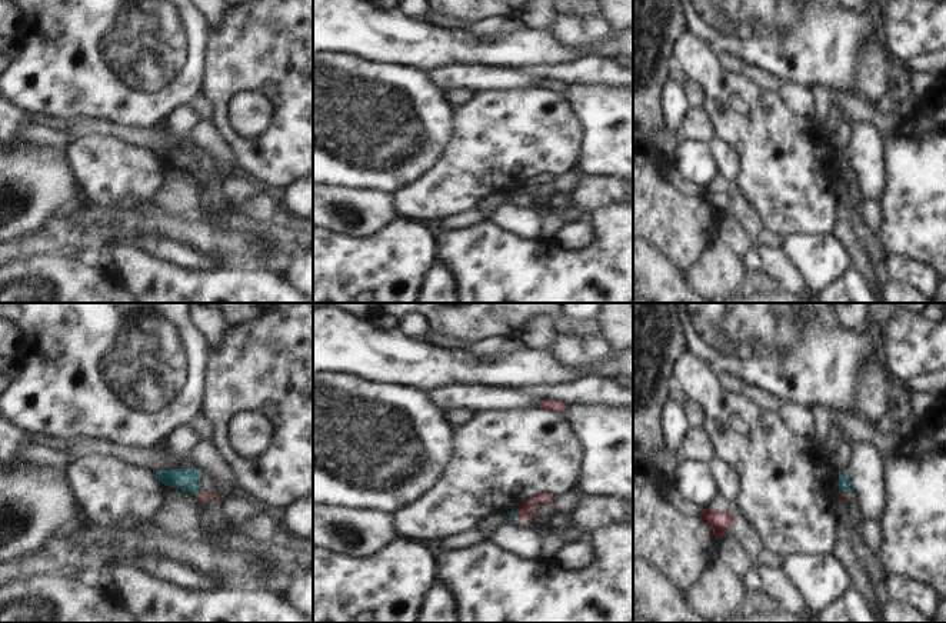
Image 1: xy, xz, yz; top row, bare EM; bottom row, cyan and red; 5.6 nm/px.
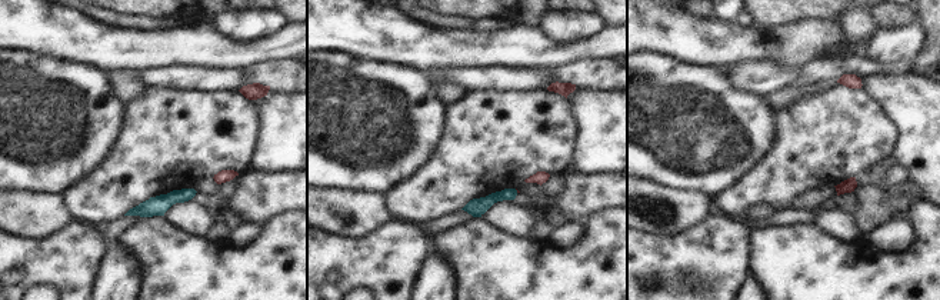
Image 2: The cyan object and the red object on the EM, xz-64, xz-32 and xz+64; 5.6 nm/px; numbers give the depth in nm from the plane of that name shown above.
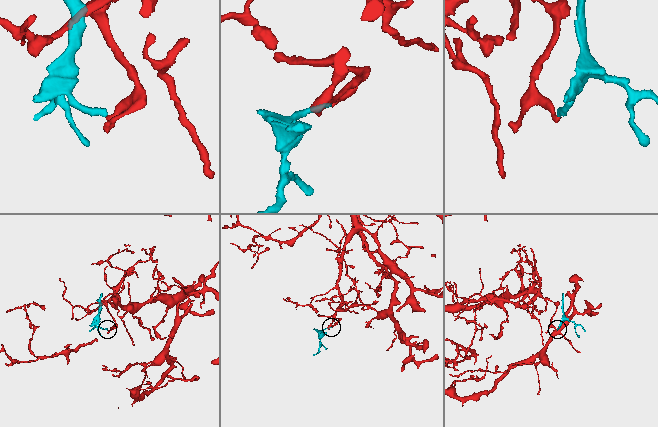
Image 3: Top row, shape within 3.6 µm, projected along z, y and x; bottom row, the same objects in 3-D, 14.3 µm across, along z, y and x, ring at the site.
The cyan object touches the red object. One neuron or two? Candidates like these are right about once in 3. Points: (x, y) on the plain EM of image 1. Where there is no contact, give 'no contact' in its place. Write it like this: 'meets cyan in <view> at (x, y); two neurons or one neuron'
meets cyan in xy at (199, 172); two neurons

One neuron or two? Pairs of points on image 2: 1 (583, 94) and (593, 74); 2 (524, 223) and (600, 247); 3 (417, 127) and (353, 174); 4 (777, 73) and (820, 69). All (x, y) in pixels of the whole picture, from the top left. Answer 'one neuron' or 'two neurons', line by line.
1: two neurons
2: two neurons
3: one neuron
4: two neurons

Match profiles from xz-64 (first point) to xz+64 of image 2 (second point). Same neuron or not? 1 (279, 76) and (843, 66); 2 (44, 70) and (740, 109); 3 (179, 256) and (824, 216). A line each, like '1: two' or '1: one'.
1: one
2: one
3: two

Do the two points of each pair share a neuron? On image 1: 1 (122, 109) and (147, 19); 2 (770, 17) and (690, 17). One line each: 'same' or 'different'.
1: same
2: same

